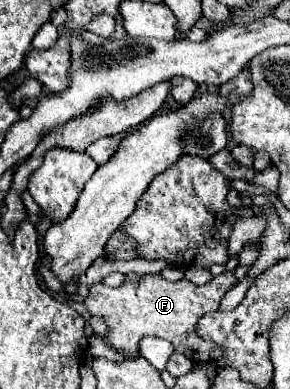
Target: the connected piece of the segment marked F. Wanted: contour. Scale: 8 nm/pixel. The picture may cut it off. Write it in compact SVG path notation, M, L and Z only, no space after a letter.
M225 272L215 276L211 282L203 286L195 286L189 280L169 282L163 276L143 276L139 282L123 280L121 286L105 286L95 282L89 286L89 296L83 300L91 316L101 316L107 324L107 342L111 348L137 356L139 354L139 340L143 336L157 336L169 340L177 352L185 354L195 364L213 362L219 358L221 348L209 340L197 336L195 326L203 314L219 310L221 298L229 288L237 284L233 272Z

